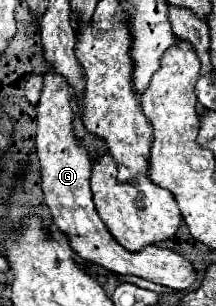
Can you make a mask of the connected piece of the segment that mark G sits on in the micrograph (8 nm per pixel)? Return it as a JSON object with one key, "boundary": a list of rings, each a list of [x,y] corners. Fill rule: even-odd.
{"boundary":[[[49,68],[49,72],[43,76],[43,92],[37,104],[35,148],[37,158],[41,162],[41,182],[45,194],[43,200],[51,210],[53,222],[57,224],[61,234],[67,236],[71,248],[87,262],[95,262],[115,274],[133,274],[173,290],[191,288],[197,280],[197,274],[187,258],[159,246],[147,246],[141,252],[127,252],[115,242],[115,238],[109,234],[107,226],[99,218],[89,188],[91,160],[87,156],[87,150],[83,150],[83,146],[73,134],[75,112],[71,108],[71,94],[71,86],[59,74],[55,74],[53,68]]]}

